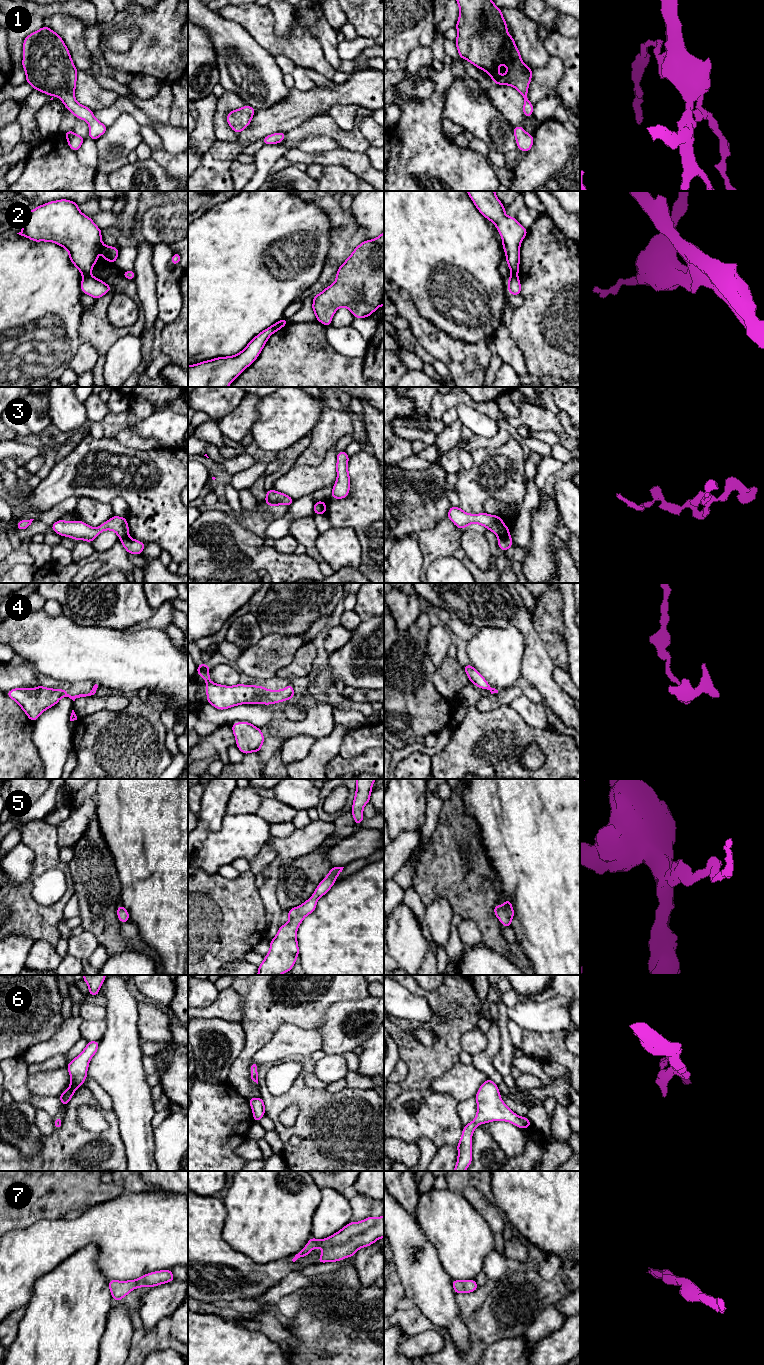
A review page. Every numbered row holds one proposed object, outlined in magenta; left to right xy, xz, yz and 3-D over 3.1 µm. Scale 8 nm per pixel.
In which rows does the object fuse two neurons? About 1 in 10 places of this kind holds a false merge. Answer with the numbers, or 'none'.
2

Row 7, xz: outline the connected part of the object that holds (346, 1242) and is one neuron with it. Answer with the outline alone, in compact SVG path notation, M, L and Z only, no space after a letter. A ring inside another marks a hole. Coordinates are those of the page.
M384 1215L378 1218L369 1216L359 1222L349 1222L326 1239L311 1237L292 1261L307 1256L314 1248L323 1249L317 1263L344 1260L346 1257L353 1257L360 1248L370 1246L379 1238L384 1238Z

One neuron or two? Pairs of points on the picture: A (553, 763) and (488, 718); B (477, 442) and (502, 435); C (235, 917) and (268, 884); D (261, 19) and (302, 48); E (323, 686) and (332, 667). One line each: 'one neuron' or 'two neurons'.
A: one neuron
B: one neuron
C: two neurons
D: one neuron
E: one neuron

